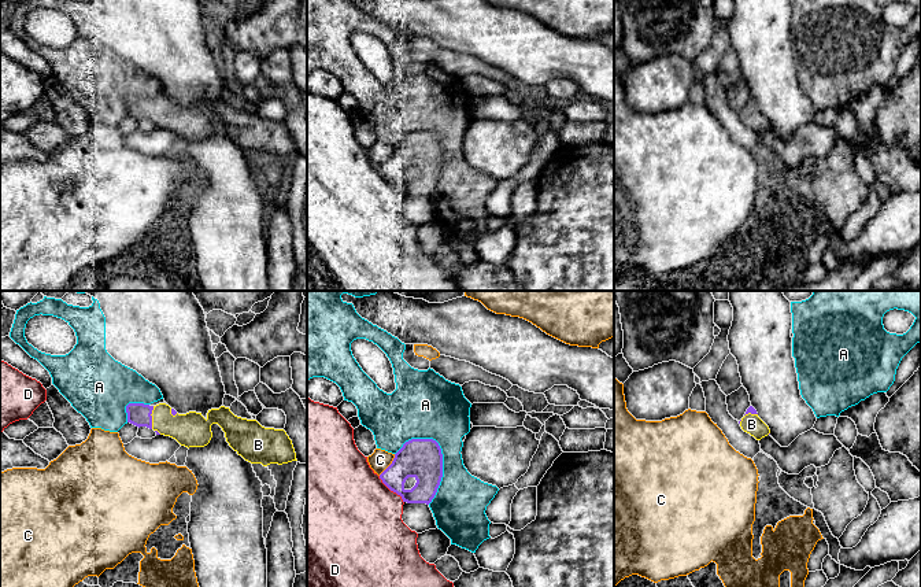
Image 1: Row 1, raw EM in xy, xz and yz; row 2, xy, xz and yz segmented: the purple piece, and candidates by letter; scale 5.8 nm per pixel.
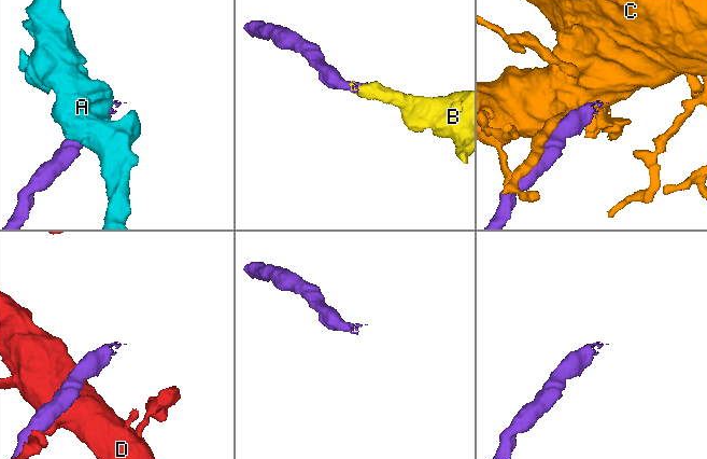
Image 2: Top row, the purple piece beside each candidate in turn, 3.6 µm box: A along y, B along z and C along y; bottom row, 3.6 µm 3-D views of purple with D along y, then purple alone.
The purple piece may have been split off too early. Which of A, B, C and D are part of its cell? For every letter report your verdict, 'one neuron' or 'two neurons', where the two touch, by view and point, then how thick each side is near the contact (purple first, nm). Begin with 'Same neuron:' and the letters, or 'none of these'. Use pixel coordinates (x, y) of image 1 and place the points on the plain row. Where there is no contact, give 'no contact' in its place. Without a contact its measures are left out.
Same neuron: B
A: two neurons; meets purple in xz at (441, 154); 240 nm thick on the purple side, 300 nm on the other
B: one neuron; meets purple in xy at (151, 110); 140 nm thick on the purple side, 200 nm on the other
C: two neurons; meets purple in xz at (389, 158); 240 nm thick on the purple side, 120 nm on the other
D: two neurons; meets purple in xz at (392, 183); 240 nm thick on the purple side, 480 nm on the other

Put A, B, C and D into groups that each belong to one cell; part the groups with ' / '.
A / B / C / D

